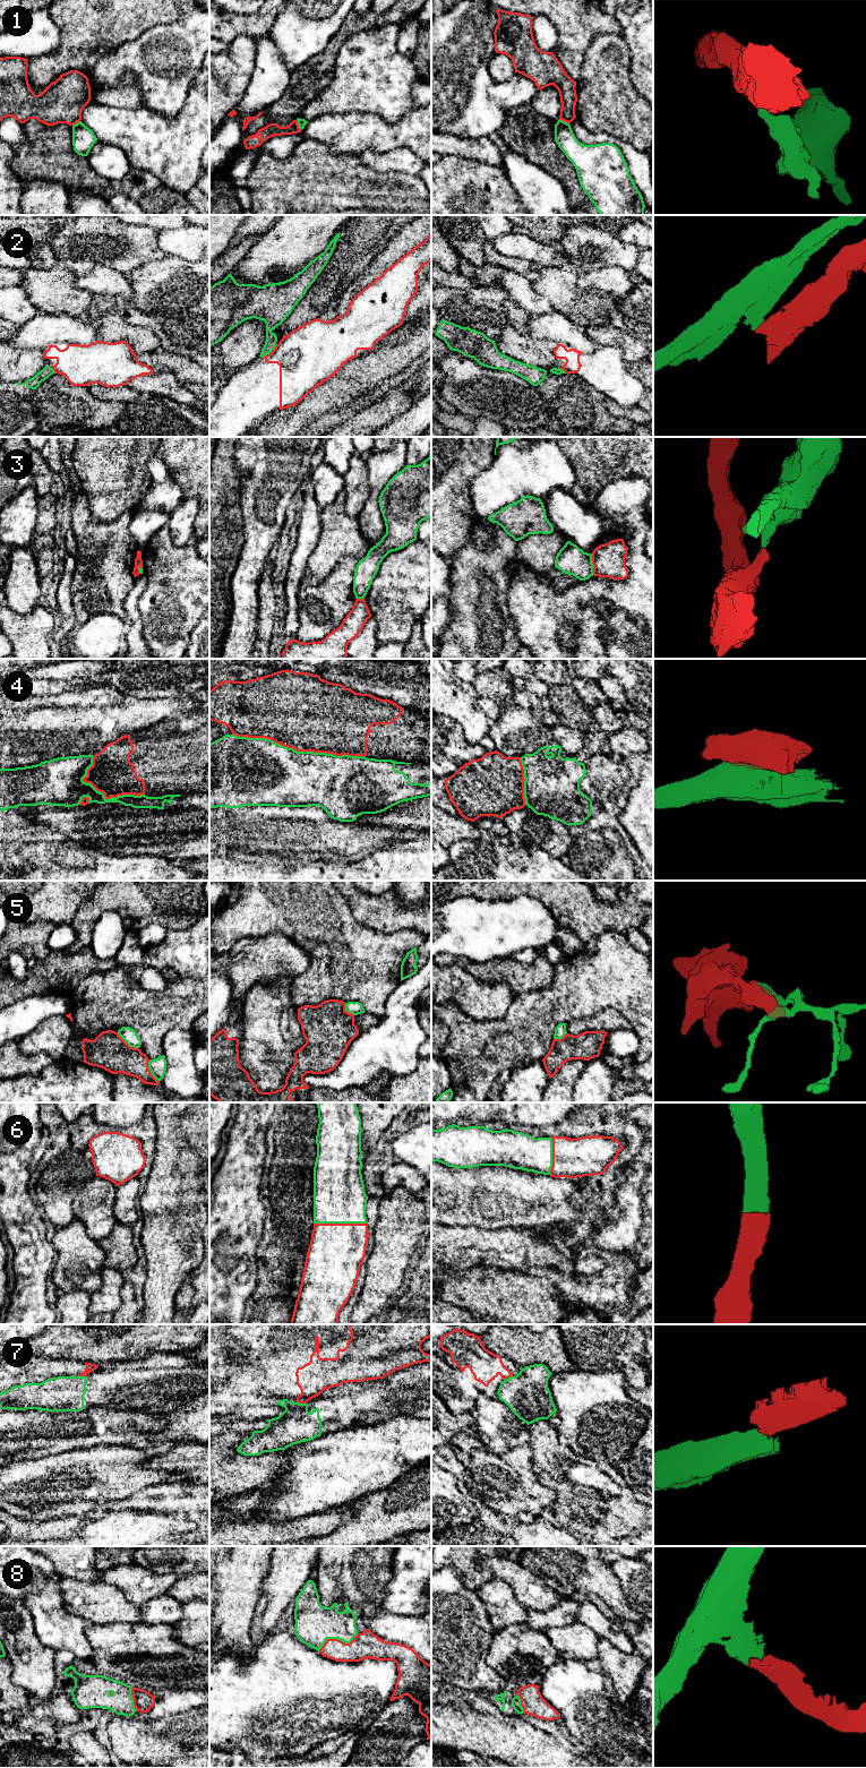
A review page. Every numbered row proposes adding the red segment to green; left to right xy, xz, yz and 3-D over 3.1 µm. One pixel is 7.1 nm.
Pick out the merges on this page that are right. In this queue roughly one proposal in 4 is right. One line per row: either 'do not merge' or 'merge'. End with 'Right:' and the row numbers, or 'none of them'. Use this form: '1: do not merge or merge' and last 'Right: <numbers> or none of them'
1: do not merge
2: do not merge
3: do not merge
4: do not merge
5: do not merge
6: merge
7: do not merge
8: merge
Right: 6, 8

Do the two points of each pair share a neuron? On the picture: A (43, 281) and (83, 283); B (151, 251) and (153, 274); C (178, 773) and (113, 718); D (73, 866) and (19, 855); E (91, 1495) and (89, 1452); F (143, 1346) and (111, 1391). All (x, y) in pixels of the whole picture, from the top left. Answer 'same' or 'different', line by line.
A: different
B: different
C: different
D: same
E: same
F: different

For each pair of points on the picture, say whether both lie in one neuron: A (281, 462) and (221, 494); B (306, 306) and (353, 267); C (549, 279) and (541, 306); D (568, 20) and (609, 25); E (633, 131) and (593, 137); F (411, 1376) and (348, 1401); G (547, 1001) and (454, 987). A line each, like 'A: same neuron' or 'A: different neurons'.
A: different neurons
B: same neuron
C: different neurons
D: same neuron
E: different neurons
F: same neuron
G: different neurons

